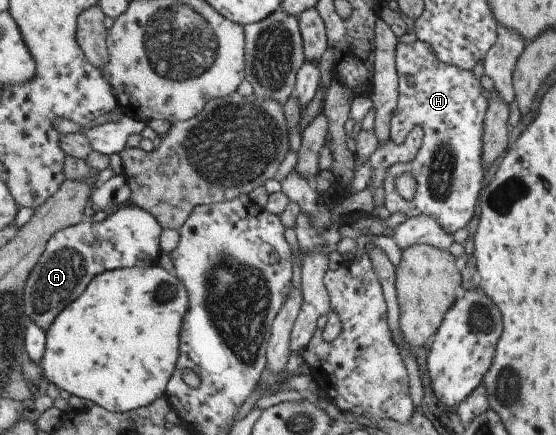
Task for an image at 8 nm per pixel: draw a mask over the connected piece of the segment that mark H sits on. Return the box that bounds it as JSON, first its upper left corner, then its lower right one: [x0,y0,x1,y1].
[384,41,488,234]

